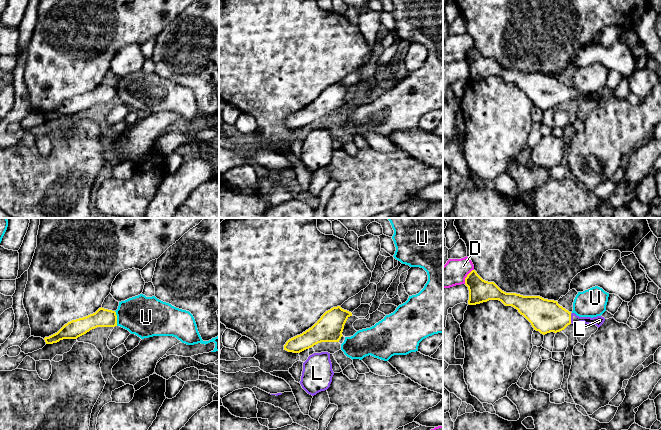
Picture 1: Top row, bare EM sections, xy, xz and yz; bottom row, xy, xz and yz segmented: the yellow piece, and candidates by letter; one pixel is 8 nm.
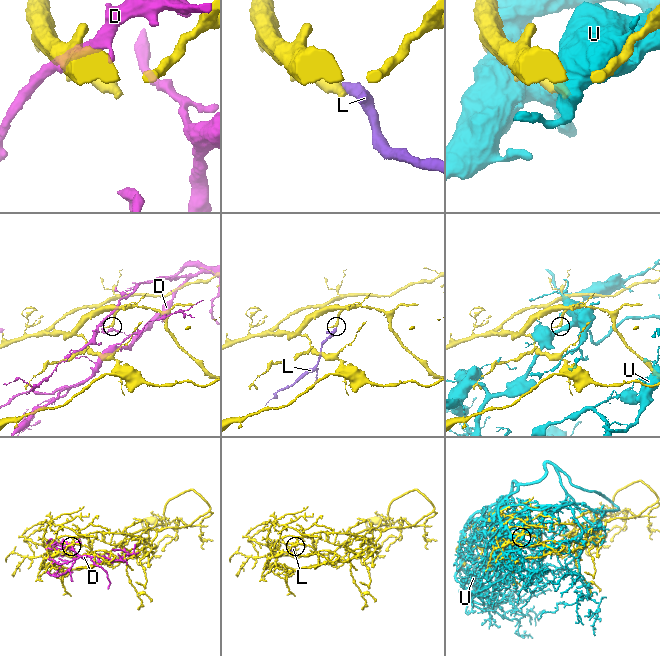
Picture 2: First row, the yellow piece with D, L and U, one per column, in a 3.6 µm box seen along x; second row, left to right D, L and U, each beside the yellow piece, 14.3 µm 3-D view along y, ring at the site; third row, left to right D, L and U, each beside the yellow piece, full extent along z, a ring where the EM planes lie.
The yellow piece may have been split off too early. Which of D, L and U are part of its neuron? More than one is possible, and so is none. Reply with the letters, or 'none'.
L

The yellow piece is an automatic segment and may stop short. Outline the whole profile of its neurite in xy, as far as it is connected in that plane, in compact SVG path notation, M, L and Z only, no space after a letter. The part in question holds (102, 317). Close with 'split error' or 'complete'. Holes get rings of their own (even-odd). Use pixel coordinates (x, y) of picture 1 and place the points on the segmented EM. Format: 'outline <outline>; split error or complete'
outline M101 307L93 314L68 322L57 333L45 337L44 340L46 344L53 344L63 339L77 339L97 327L115 326L117 326L116 312Z; complete

